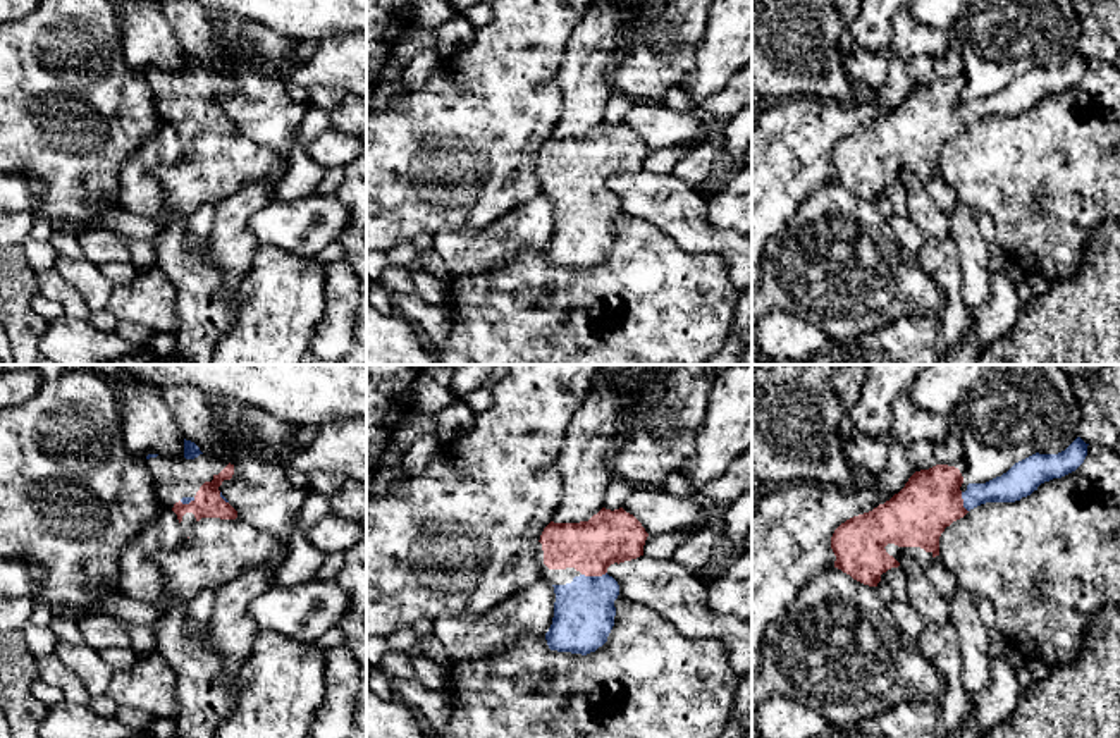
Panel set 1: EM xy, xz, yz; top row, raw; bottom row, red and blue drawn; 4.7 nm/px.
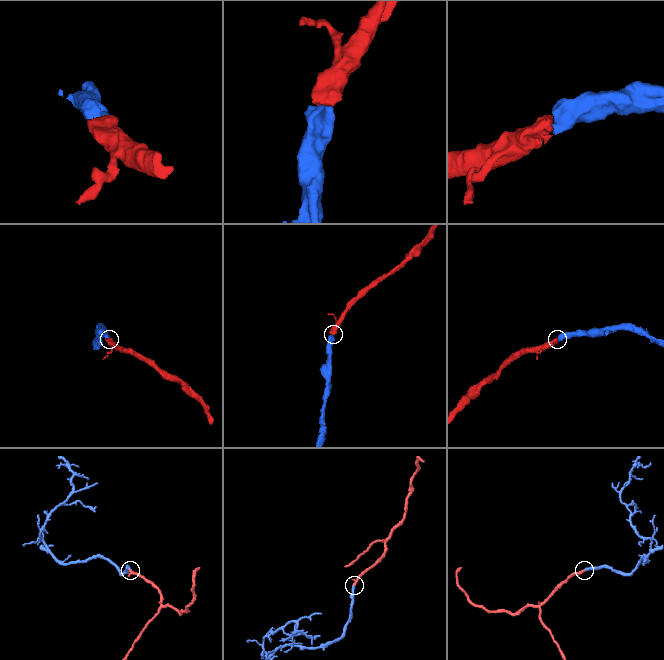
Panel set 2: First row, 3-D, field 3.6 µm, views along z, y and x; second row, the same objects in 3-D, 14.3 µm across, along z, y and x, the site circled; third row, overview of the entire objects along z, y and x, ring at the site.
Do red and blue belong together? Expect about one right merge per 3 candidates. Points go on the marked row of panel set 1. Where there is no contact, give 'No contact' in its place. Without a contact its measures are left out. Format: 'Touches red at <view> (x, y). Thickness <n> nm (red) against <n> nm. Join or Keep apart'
Touches red at xz (594, 575). Thickness 240 nm (red) against 280 nm. Join

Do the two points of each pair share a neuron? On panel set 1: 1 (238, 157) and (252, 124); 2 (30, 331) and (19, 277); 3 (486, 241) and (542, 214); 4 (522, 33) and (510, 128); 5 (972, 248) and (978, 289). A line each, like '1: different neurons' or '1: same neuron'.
1: different neurons
2: same neuron
3: same neuron
4: same neuron
5: same neuron

